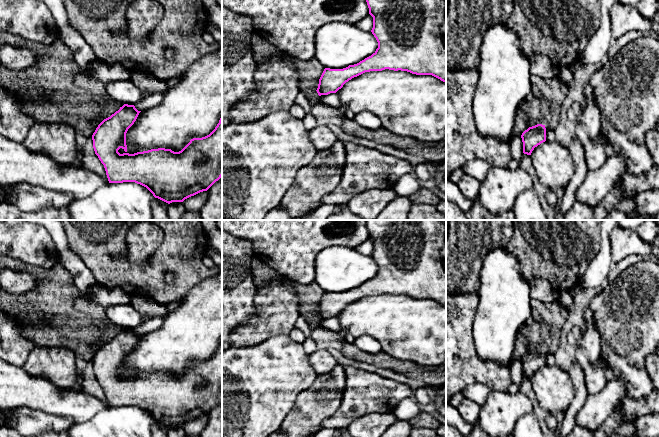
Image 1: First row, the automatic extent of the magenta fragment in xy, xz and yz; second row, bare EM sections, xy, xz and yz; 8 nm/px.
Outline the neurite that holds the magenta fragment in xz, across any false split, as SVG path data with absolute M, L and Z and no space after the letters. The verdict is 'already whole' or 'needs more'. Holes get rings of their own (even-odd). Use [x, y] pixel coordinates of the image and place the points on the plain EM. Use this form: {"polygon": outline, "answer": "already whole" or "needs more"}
{"polygon": "M367 220L366 226L369 232L369 238L373 241L373 252L371 256L378 266L378 272L371 280L365 282L357 288L349 289L343 293L325 292L319 303L318 312L316 314L318 319L321 320L336 317L346 306L354 301L357 301L365 296L382 295L385 293L407 295L416 299L432 299L446 307L446 220Z", "answer": "already whole"}

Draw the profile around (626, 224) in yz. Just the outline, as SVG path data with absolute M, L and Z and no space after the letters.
M617 220L617 225L624 229L637 230L637 228L646 220Z

